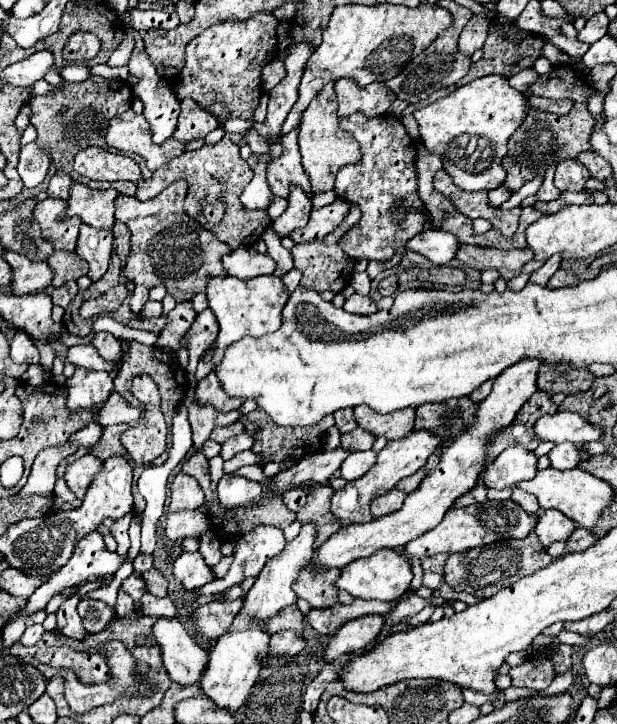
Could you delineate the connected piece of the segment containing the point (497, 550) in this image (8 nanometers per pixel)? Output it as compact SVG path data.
M531 532L531 534L527 534L527 538L521 538L521 540L491 542L491 546L471 548L467 552L451 554L445 562L443 578L457 592L469 592L477 600L485 600L485 598L495 596L499 590L515 584L519 578L529 576L529 574L537 572L539 568L545 568L551 560L553 558L547 554L547 550L535 538L535 532Z

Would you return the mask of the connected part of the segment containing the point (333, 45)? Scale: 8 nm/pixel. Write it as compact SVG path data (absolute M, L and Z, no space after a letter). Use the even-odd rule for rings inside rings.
M345 4L339 6L329 20L329 26L323 32L321 46L311 54L305 66L305 74L299 86L299 100L291 108L289 116L281 126L281 136L289 134L299 126L301 112L315 98L315 94L327 84L335 82L343 76L357 80L359 86L367 86L371 82L385 82L399 74L403 66L421 54L439 32L451 26L449 10L437 4L419 4L415 8L391 6L391 4Z

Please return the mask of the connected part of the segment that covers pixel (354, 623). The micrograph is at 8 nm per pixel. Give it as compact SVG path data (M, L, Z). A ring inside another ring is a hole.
M365 616L347 622L331 638L325 650L325 660L335 660L341 658L343 654L353 654L367 648L377 640L379 632L383 630L383 624L385 624L385 616Z

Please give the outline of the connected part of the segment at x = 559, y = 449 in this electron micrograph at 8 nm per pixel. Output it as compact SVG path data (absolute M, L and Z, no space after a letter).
M571 442L557 444L557 446L549 452L549 458L551 458L551 466L557 468L557 470L573 470L573 468L575 468L575 462L579 464L577 448L575 448Z

